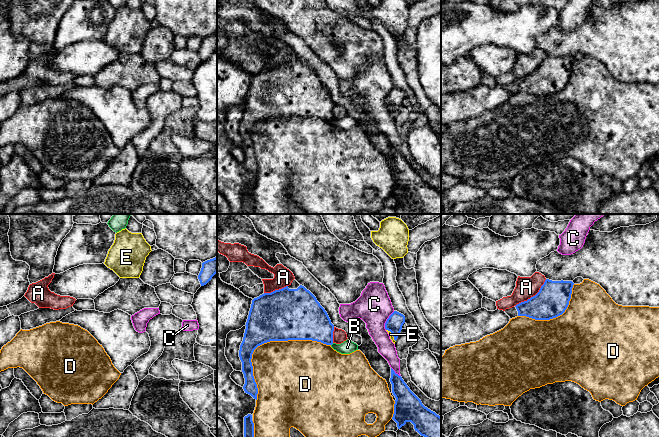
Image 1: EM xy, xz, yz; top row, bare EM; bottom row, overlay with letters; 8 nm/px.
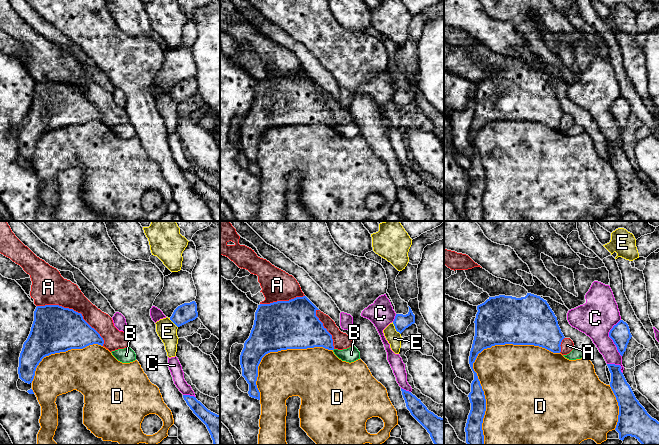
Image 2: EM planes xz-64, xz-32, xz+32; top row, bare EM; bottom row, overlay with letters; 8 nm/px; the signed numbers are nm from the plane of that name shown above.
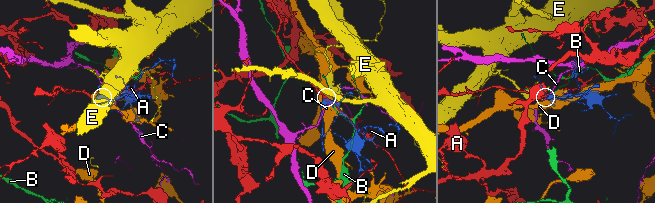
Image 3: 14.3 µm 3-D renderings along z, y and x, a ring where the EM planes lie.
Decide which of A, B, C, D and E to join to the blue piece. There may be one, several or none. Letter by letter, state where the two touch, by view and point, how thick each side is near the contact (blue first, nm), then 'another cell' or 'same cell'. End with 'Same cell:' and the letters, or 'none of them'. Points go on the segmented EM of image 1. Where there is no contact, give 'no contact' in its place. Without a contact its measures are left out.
A: meets blue in yz at (533, 296); 260 nm thick on the blue side, 180 nm on the other; another cell
B: no contact; another cell
C: meets blue in xz at (387, 320); 140 nm thick on the blue side, 280 nm on the other; another cell
D: meets blue in xz at (267, 341); 420 nm thick on the blue side, 440 nm on the other; another cell
E: meets blue in xz at (392, 335); 140 nm thick on the blue side, 30 nm on the other; another cell
Same cell: none of them

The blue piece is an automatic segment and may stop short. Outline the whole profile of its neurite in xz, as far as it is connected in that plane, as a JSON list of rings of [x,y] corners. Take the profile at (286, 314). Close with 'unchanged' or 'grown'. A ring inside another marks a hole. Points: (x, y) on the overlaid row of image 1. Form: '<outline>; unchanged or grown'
[[[295,279],[289,286],[264,293],[252,300],[243,341],[240,345],[239,357],[245,378],[245,393],[257,400],[258,388],[253,376],[252,354],[254,350],[270,341],[312,340],[326,345],[333,344],[334,325],[317,301],[316,297],[300,285]]]; grown

